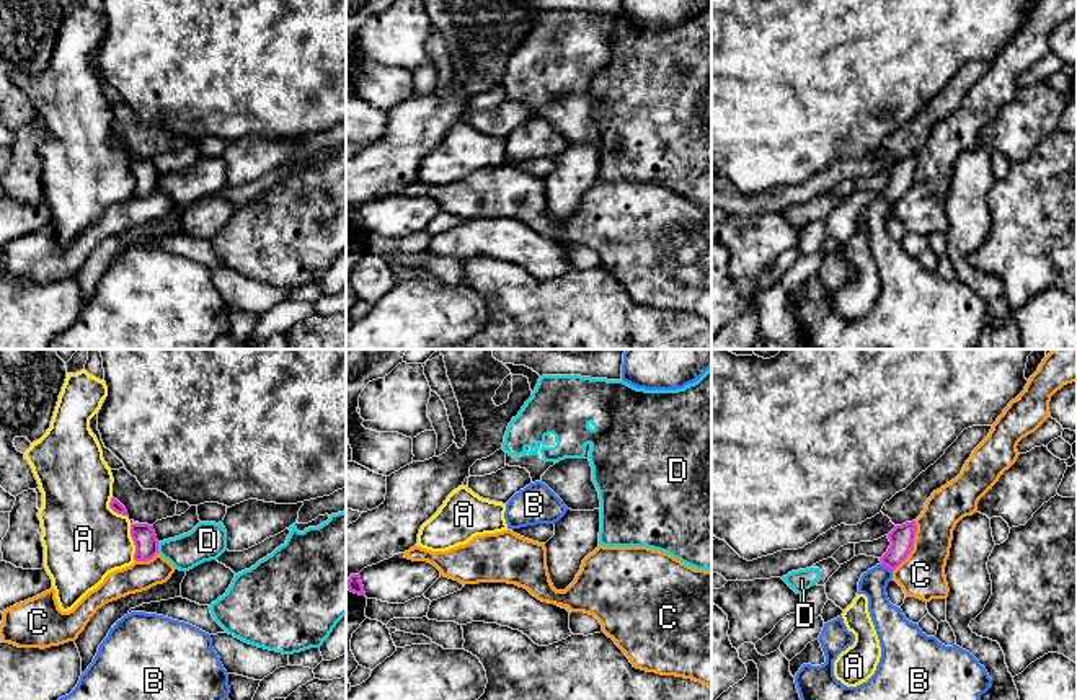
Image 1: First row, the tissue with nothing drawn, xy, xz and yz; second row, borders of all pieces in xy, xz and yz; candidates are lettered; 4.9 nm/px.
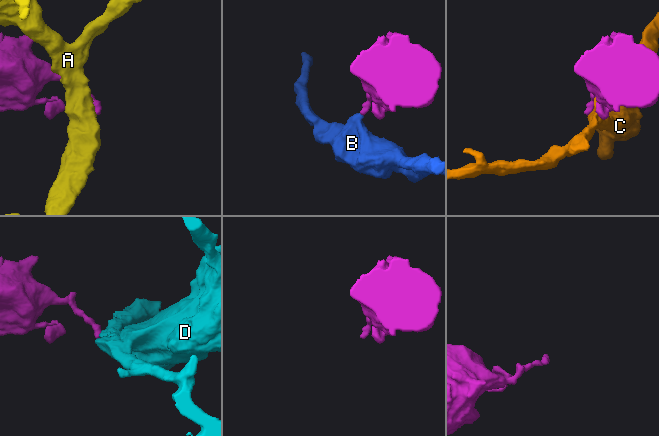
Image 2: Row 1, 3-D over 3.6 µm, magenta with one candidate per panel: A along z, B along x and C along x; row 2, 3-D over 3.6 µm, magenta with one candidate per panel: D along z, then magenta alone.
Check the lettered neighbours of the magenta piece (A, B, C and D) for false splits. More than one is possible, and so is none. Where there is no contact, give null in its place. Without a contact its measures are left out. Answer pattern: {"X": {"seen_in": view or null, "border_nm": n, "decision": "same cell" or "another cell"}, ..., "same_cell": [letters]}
{"A": {"seen_in": "xy", "border_nm": 190, "decision": "another cell"}, "B": {"seen_in": "yz", "border_nm": 80, "decision": "another cell"}, "C": {"seen_in": "yz", "border_nm": 280, "decision": "another cell"}, "D": {"seen_in": "xy", "border_nm": 60, "decision": "another cell"}, "same_cell": []}

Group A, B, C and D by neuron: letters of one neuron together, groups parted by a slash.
A / B / C / D

